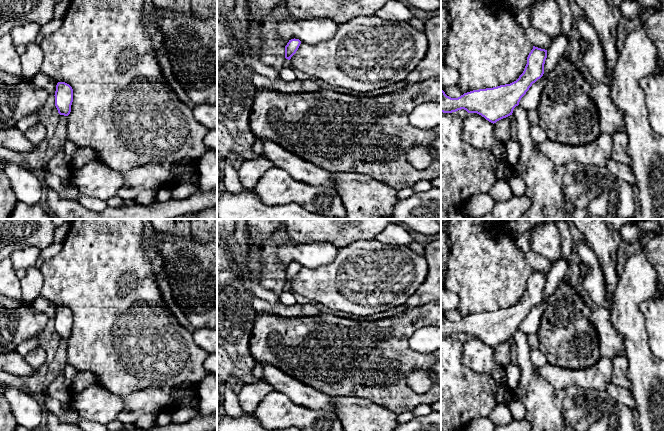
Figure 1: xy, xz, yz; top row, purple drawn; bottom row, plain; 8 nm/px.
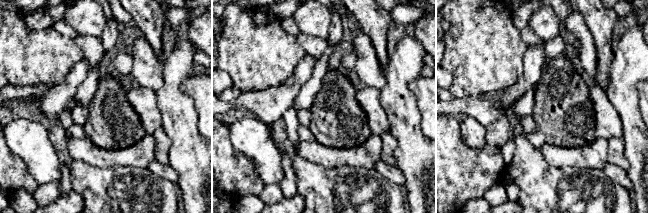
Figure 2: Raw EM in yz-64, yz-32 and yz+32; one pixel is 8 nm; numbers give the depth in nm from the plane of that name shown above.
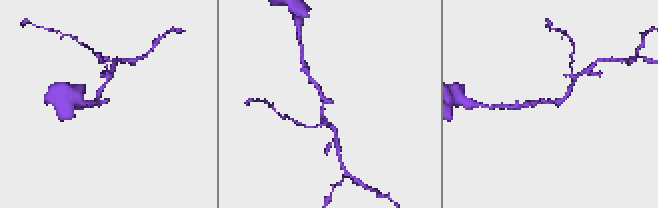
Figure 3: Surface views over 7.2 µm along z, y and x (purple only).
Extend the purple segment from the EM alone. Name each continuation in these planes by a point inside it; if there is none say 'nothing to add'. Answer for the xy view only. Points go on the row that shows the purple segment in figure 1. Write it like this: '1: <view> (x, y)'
nothing to add

